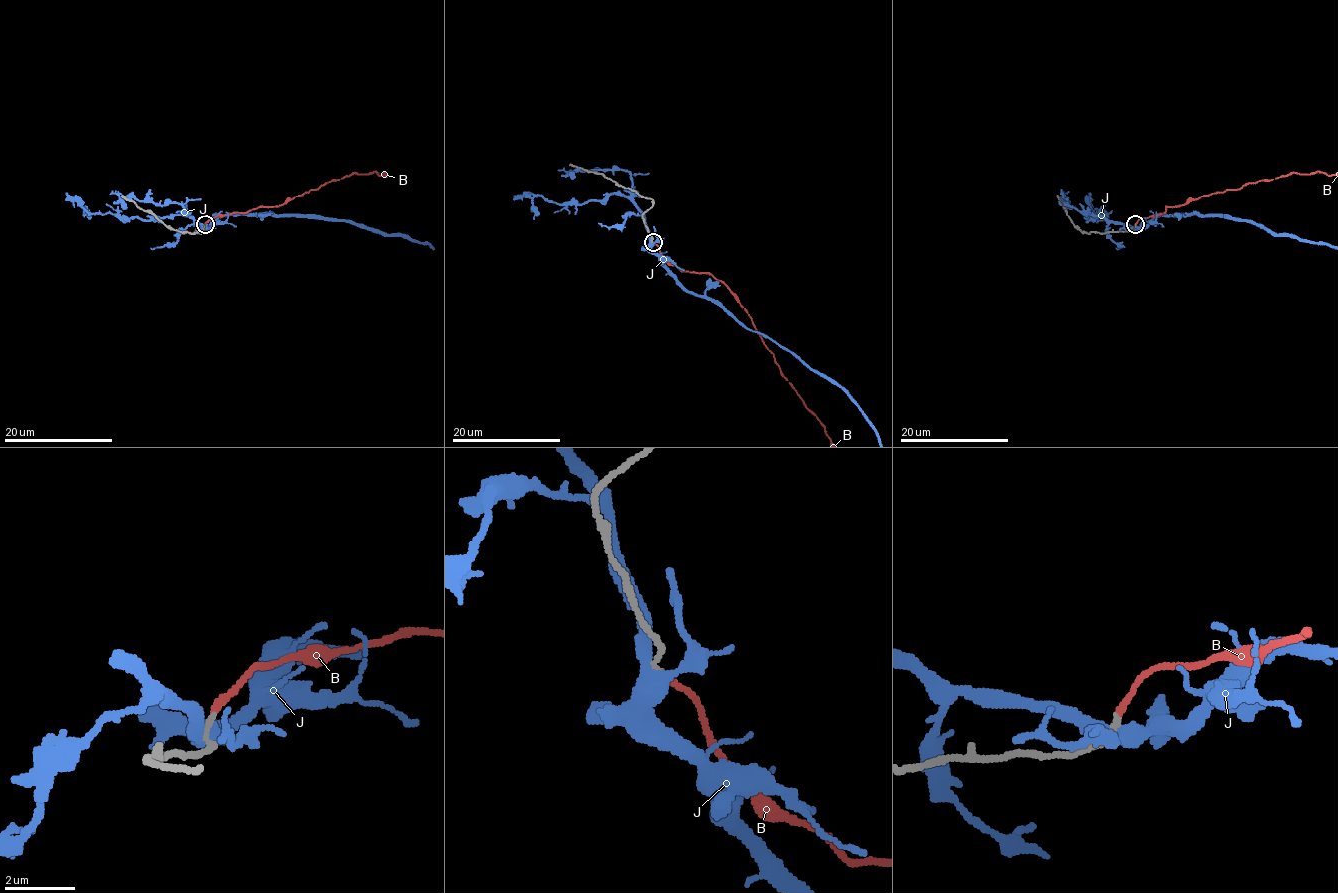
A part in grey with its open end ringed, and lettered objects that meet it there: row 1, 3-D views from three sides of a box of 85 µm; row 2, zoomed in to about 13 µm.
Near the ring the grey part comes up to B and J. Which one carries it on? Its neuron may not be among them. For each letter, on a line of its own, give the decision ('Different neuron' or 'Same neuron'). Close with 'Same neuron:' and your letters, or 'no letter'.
B: Same neuron
J: Different neuron
Same neuron: B

